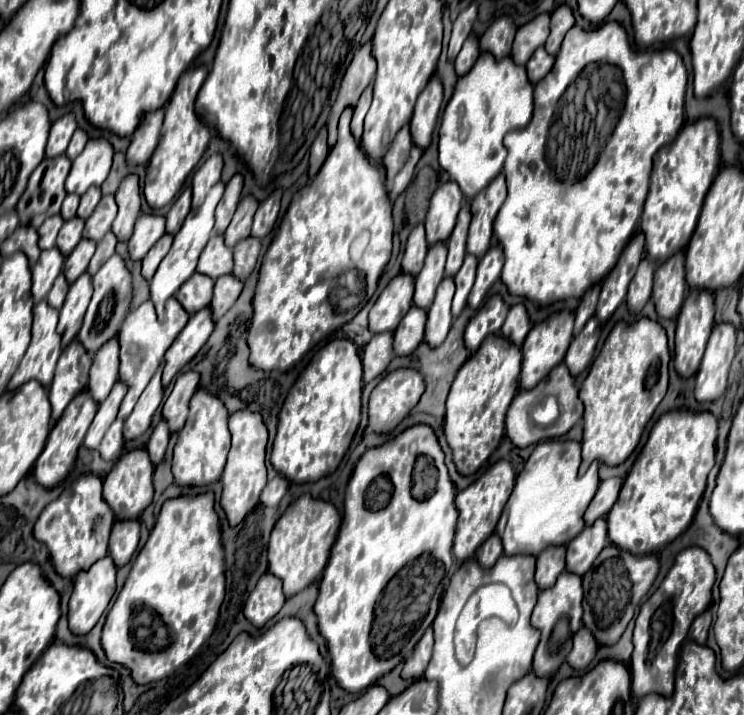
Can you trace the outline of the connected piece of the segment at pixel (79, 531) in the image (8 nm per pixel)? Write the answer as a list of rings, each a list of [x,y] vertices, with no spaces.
[[[94,473],[80,475],[58,499],[48,503],[34,525],[34,537],[46,543],[50,559],[62,577],[74,577],[78,571],[88,569],[94,561],[108,553],[108,535],[114,523],[112,509],[102,497],[102,479]]]

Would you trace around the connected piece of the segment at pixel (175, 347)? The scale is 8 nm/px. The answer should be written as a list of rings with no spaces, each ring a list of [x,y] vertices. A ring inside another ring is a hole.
[[[204,307],[204,311],[196,311],[196,315],[190,315],[190,321],[166,351],[166,367],[162,373],[164,387],[168,387],[172,377],[200,351],[200,347],[208,341],[212,329],[214,321],[210,307]]]

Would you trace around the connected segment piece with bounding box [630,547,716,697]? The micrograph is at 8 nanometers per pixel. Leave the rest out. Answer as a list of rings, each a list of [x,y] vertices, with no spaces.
[[[688,547],[676,555],[674,565],[656,593],[652,593],[650,599],[640,607],[634,627],[634,653],[630,659],[632,691],[636,697],[644,697],[648,693],[672,695],[680,643],[684,641],[694,617],[708,609],[714,581],[716,573],[710,555],[702,547]]]

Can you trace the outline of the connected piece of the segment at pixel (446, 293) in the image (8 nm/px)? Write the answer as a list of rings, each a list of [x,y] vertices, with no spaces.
[[[444,277],[440,287],[436,289],[436,299],[434,299],[432,307],[428,309],[428,323],[426,323],[426,337],[424,339],[432,347],[438,347],[450,331],[452,297],[454,297],[454,279]]]

